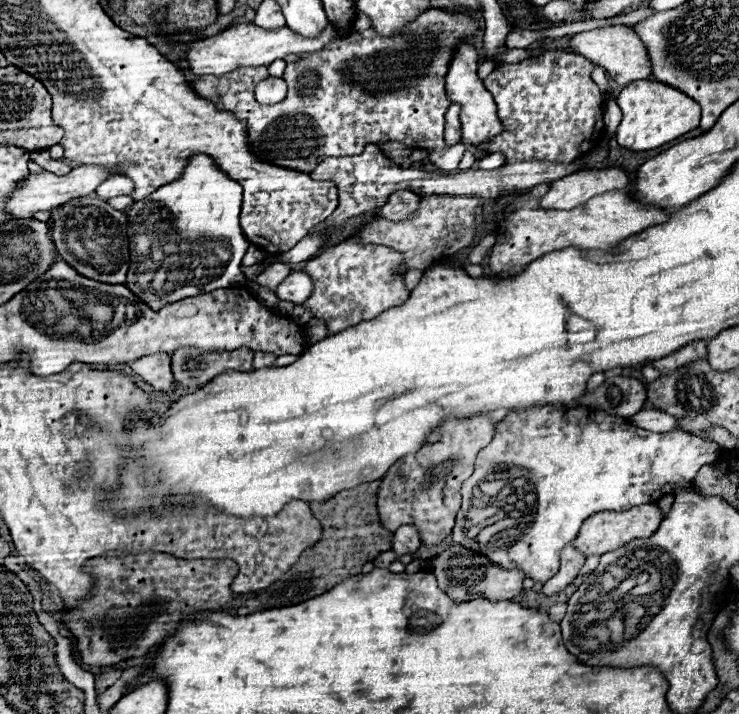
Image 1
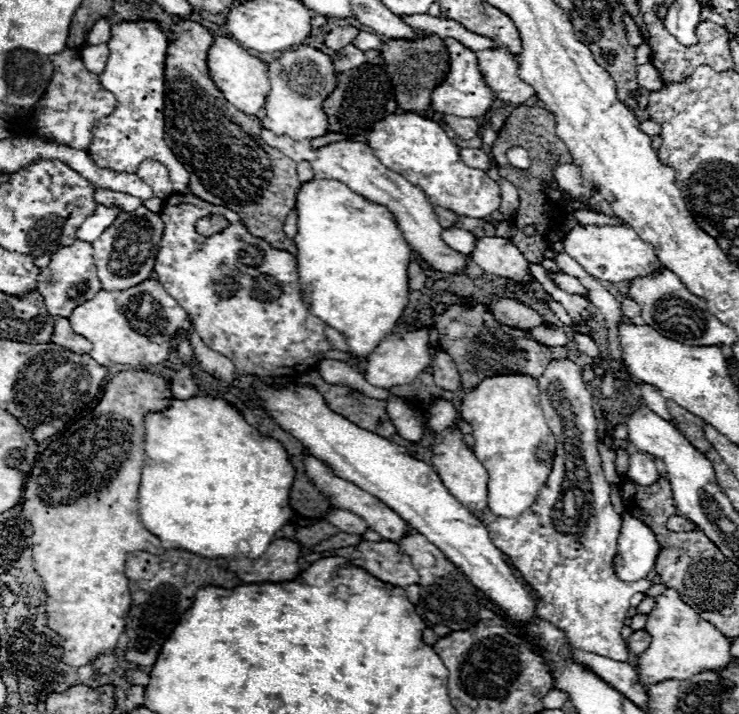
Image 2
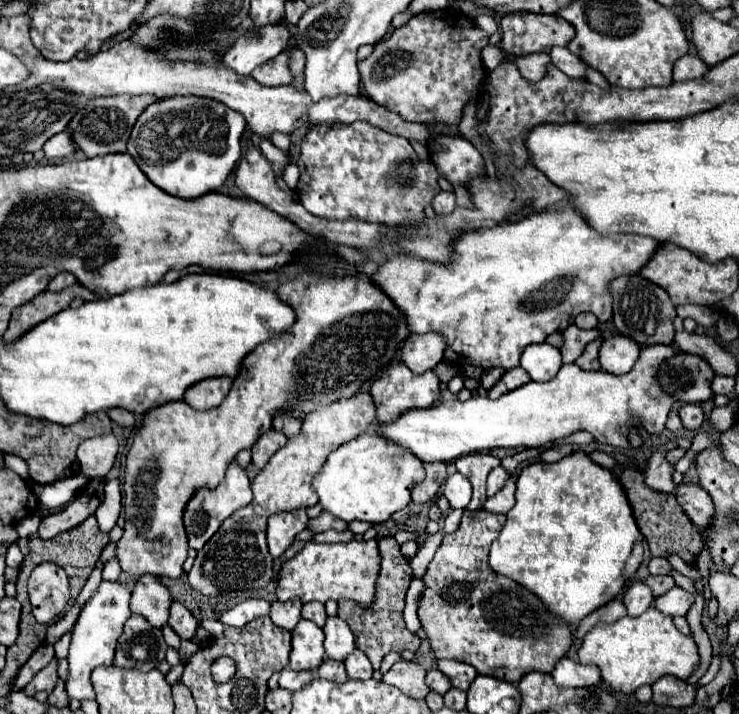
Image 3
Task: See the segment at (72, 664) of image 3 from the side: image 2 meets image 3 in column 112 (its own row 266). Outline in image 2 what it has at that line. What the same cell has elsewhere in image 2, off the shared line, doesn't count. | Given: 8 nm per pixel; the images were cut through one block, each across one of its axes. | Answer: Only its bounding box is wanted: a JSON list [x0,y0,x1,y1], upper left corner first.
[564,224,660,282]

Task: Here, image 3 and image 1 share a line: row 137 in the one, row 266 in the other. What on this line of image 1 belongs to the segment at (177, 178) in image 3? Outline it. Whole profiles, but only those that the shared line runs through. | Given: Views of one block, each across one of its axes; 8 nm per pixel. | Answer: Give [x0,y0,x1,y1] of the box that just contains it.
[126,154,250,310]

